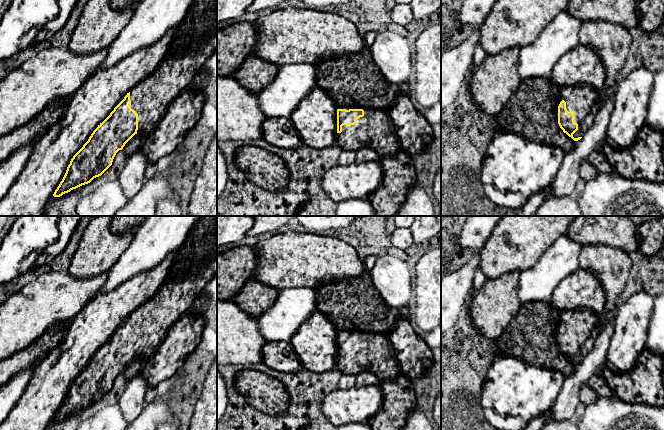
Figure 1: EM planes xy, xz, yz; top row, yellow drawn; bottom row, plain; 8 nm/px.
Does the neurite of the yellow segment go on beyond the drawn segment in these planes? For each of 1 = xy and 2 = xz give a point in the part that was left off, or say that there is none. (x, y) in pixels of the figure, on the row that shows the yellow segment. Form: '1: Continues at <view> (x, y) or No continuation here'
1: Continues at xy (150, 98)
2: Continues at xz (374, 130)

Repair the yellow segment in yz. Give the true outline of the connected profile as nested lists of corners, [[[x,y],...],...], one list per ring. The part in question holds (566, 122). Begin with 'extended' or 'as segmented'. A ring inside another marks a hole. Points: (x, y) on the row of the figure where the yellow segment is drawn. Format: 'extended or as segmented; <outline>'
extended; [[[587,85],[563,87],[560,90],[558,124],[574,141],[580,140],[594,124],[601,96]]]

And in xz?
extended; [[[337,109],[335,144],[355,152],[370,148],[380,157],[402,150],[389,114],[379,110]]]

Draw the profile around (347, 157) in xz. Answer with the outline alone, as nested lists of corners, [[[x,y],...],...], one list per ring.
[[[343,150],[338,158],[338,164],[351,165],[356,162],[356,152],[352,150]]]

